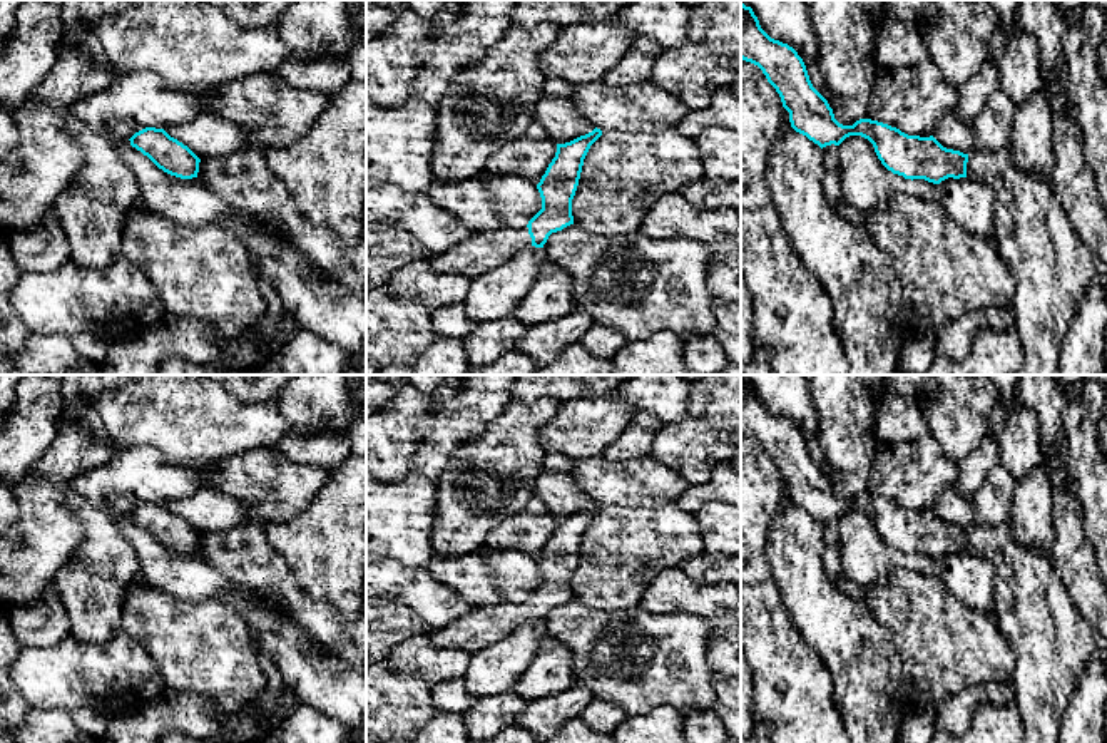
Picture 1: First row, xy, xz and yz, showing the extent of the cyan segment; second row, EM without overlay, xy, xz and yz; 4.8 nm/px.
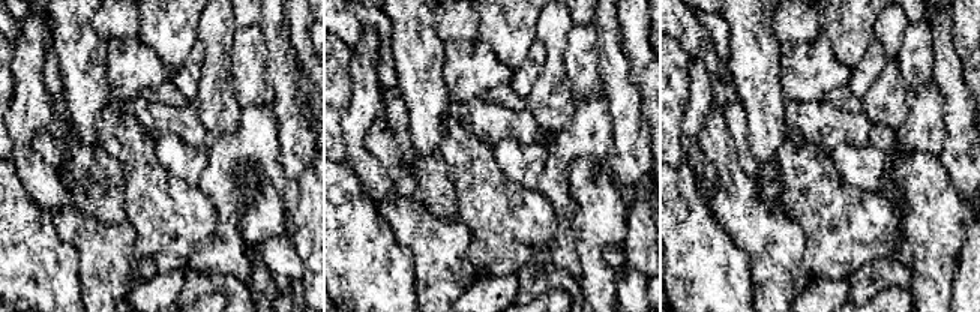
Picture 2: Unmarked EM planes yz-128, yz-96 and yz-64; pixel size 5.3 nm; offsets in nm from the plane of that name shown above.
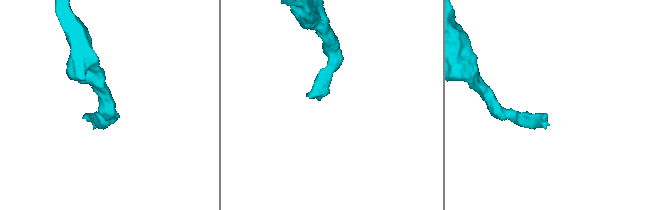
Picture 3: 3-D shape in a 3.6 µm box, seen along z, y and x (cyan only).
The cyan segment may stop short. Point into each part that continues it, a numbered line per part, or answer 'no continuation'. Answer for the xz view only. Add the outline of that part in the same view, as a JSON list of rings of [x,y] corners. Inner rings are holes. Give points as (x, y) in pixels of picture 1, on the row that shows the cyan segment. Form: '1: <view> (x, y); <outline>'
1: xz (484, 251); [[[502,226],[495,231],[477,233],[468,241],[431,256],[428,266],[436,273],[455,273],[473,278],[507,263],[523,248],[532,246],[528,228]]]

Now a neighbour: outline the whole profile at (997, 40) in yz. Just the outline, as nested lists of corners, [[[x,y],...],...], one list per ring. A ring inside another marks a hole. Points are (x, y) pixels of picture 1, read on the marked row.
[[[997,28],[997,30],[992,33],[990,40],[988,40],[988,49],[987,49],[987,52],[988,52],[988,60],[990,60],[990,62],[993,62],[993,64],[997,62],[997,57],[998,57],[998,54],[1002,52],[1005,42],[1007,42],[1005,32],[1003,32],[1002,28]]]

